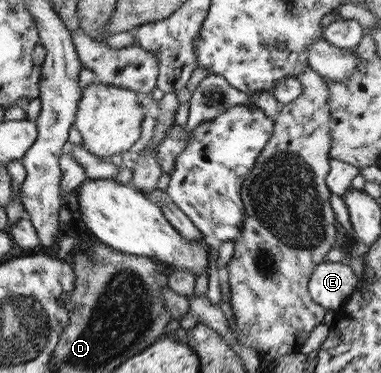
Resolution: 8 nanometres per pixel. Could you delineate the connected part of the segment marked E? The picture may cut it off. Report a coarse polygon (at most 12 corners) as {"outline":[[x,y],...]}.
{"outline":[[344,261],[317,264],[307,293],[336,311],[358,278]]}

